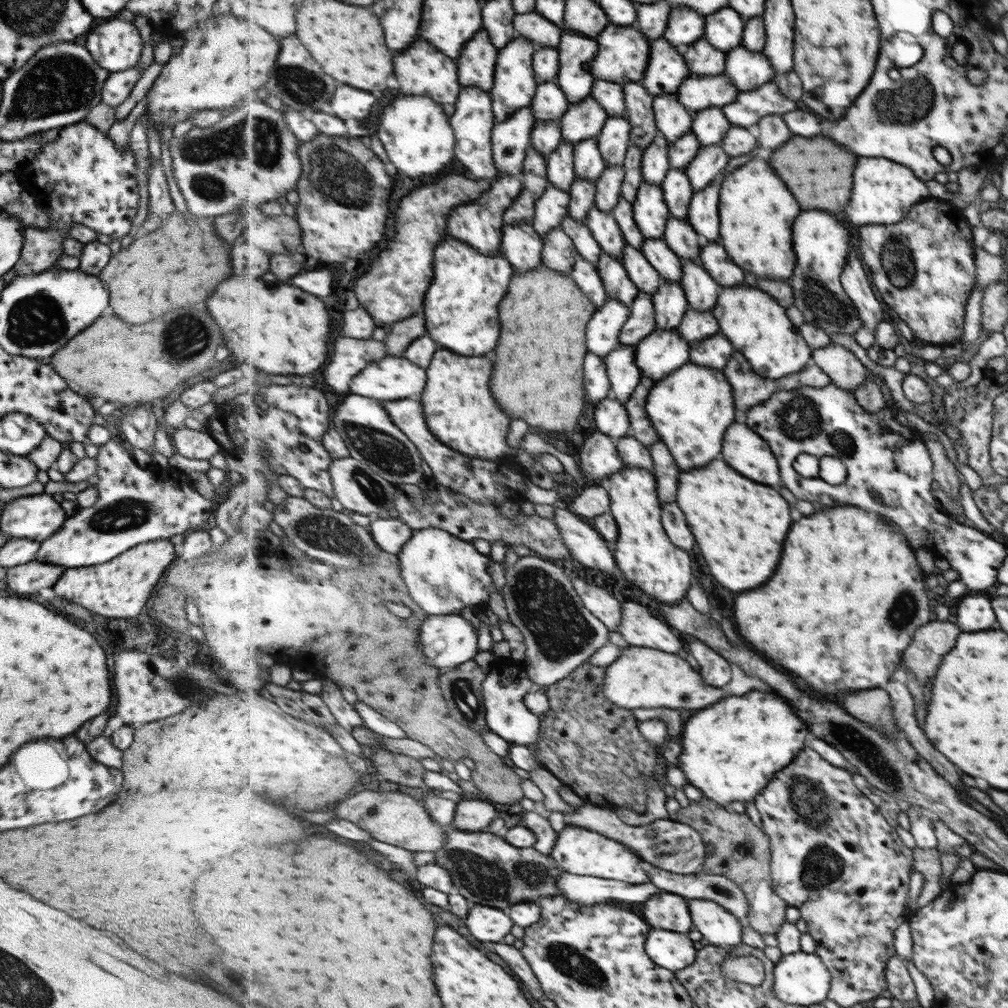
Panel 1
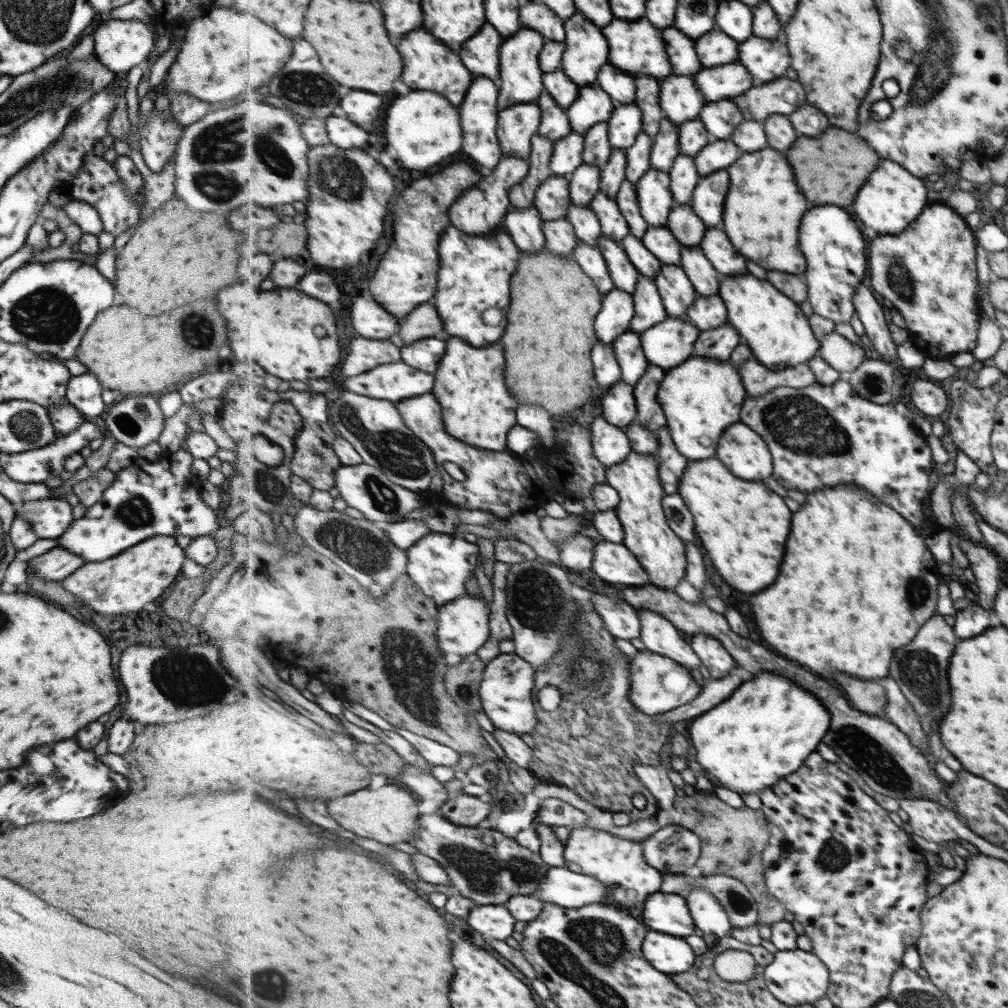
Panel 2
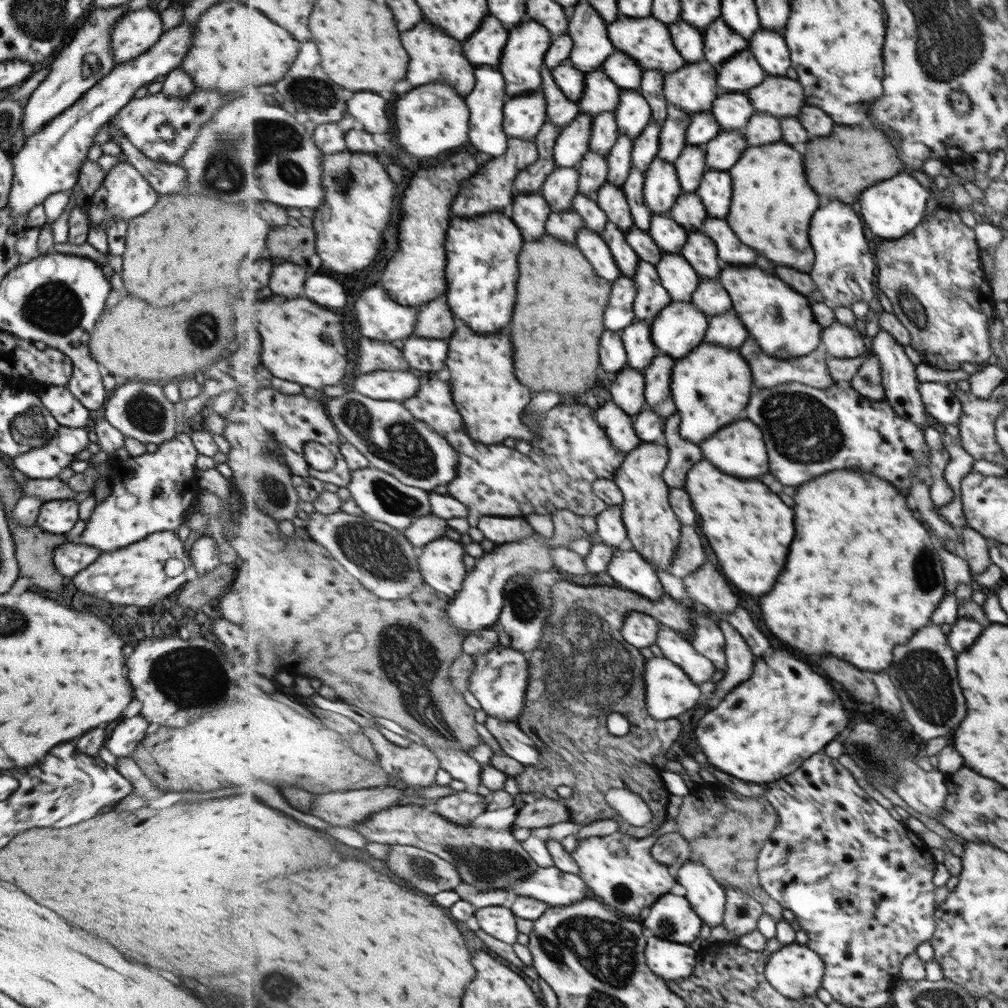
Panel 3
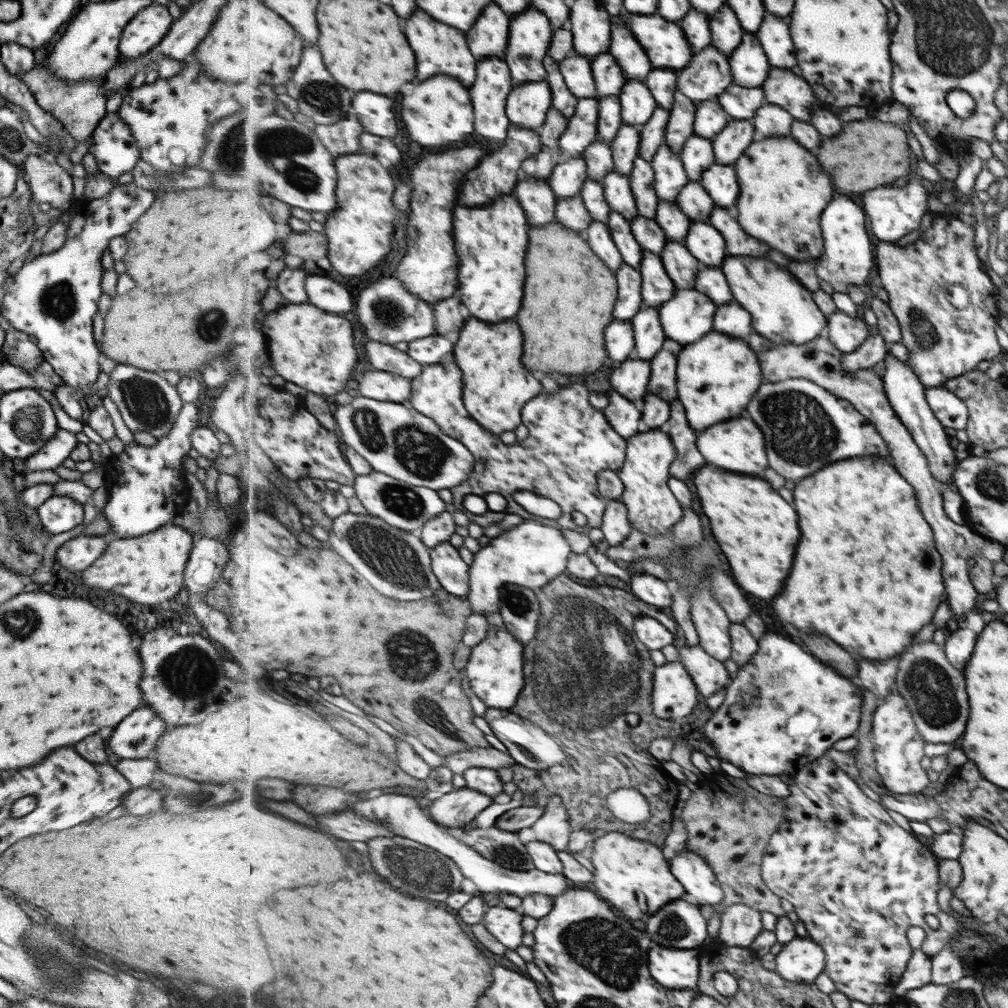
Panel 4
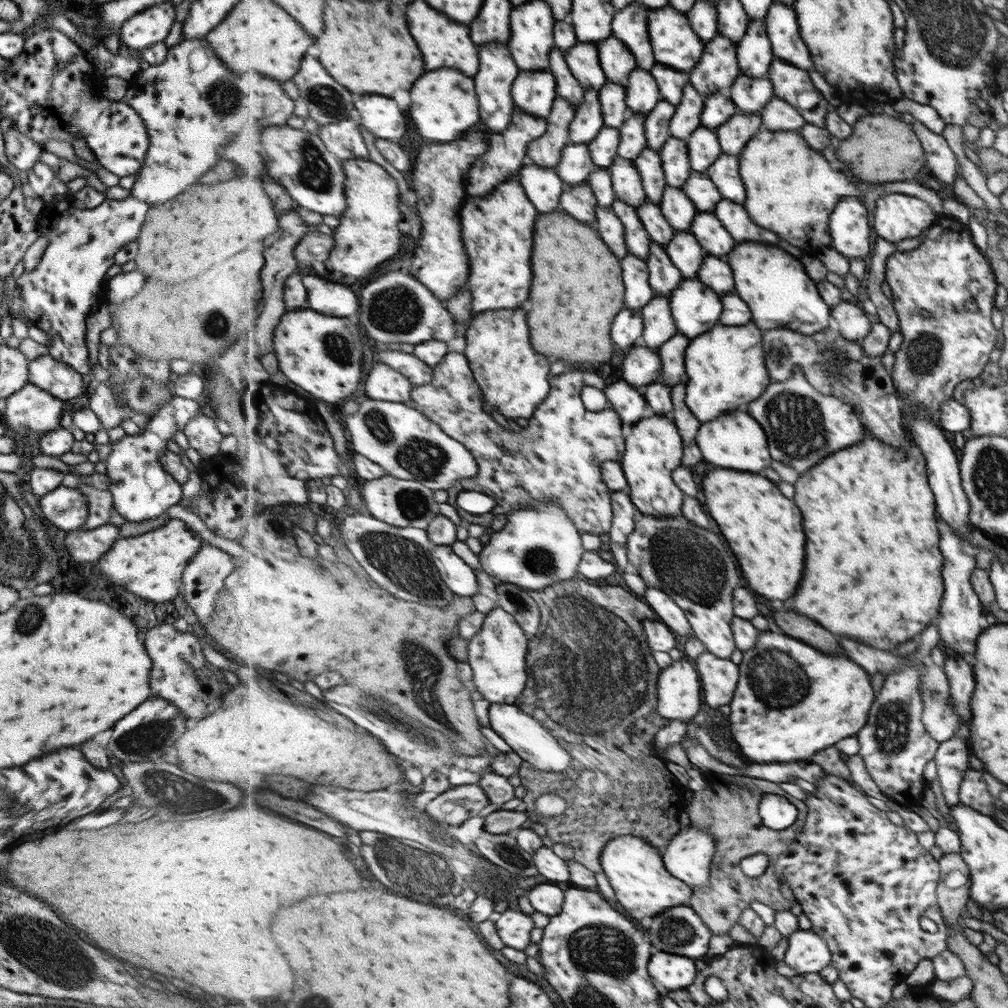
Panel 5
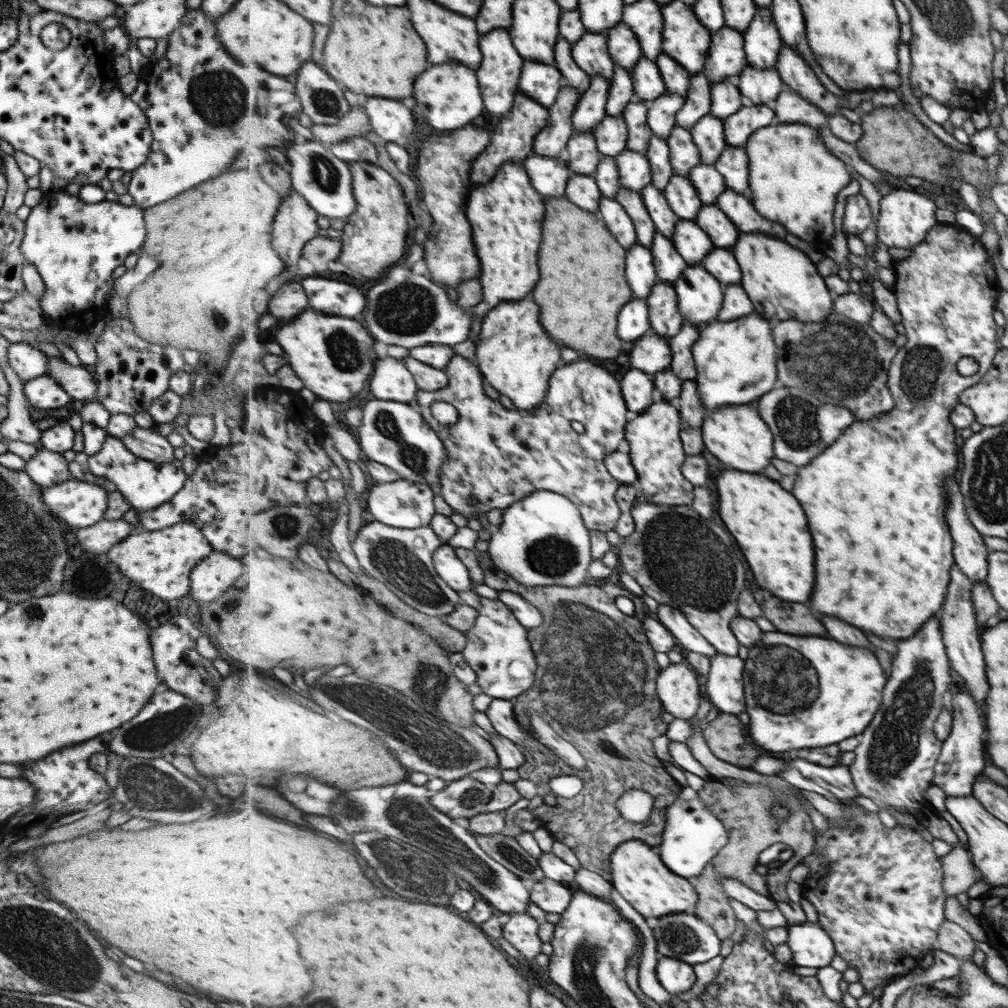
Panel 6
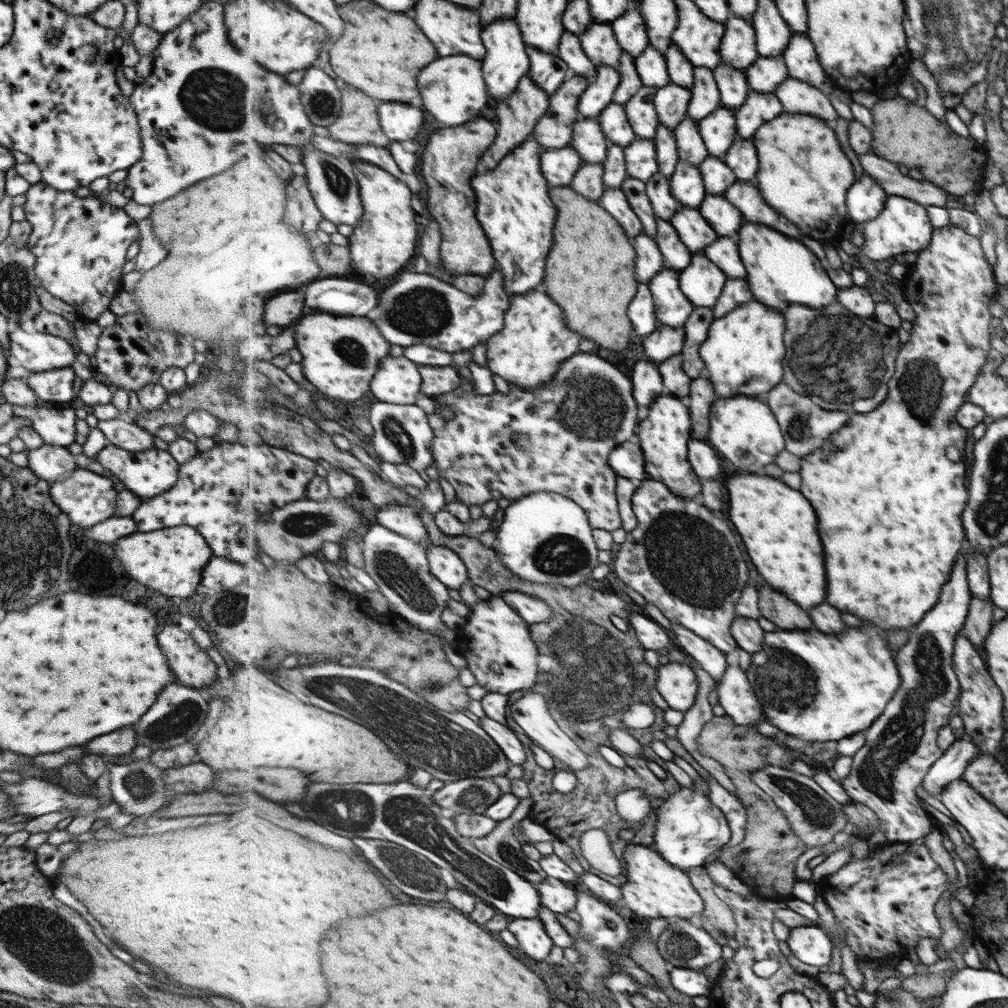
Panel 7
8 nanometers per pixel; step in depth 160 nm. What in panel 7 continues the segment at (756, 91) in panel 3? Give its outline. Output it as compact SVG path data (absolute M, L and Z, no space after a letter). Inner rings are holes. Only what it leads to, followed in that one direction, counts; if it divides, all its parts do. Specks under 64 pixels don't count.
M799 32L793 34L789 46L781 56L785 58L791 77L823 89L828 96L838 86L825 72L824 66L821 66L815 44L811 42L808 34L799 34Z

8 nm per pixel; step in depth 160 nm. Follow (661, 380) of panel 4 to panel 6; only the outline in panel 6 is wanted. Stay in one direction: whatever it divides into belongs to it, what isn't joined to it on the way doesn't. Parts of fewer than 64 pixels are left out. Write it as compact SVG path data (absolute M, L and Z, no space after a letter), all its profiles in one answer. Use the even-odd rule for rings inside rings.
M685 324L679 334L668 339L674 352L671 369L684 381L696 380L698 370L694 359L694 344L701 338L701 329L693 324Z

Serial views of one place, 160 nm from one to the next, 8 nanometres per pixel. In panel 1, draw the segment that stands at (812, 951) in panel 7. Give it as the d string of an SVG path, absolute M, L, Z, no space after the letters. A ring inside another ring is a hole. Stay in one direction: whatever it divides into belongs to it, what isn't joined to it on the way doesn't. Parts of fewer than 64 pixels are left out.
M815 953L783 955L776 964L774 991L781 1000L799 1006L823 1003L832 990L832 972Z

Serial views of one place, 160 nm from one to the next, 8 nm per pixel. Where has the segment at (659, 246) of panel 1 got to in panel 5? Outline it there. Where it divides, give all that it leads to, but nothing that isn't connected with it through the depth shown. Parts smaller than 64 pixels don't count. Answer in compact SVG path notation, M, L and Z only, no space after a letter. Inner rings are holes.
M668 188L661 200L661 210L667 222L678 231L689 231L699 212L682 188Z

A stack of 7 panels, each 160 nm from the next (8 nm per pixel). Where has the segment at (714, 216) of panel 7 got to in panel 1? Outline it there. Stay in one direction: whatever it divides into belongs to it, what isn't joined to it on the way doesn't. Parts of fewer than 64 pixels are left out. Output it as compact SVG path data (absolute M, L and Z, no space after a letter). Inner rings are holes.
M684 260L681 286L685 289L690 308L701 312L711 311L718 303L723 287L701 264Z

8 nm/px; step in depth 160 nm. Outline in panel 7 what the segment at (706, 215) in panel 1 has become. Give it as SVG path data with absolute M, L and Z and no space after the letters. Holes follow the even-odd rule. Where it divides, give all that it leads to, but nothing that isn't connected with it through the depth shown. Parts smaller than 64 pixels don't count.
M737 137L723 159L737 175L737 181L756 182L760 156L753 138Z

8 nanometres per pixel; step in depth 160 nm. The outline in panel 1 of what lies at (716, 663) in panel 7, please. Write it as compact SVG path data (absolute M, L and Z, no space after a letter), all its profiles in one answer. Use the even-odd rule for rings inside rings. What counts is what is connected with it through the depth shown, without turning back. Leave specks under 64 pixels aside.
M563 508L556 509L553 520L560 526L565 544L579 563L603 572L617 570L614 550L609 550L609 544L591 522Z

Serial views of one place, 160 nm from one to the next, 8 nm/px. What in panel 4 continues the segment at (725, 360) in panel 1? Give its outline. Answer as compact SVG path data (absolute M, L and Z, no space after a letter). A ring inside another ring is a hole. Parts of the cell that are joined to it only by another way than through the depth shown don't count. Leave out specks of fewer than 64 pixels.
M737 300L719 306L713 331L747 340L755 332L752 314Z

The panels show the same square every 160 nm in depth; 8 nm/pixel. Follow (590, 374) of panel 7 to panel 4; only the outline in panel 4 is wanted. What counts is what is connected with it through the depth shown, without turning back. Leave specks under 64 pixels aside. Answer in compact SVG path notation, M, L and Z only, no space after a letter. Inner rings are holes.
M453 355L439 364L424 368L425 372L412 382L412 398L408 405L429 418L435 418L434 421L445 434L456 437L476 457L476 468L472 476L455 488L448 488L451 503L470 523L486 528L499 522L504 513L519 514L523 519L535 518L515 502L515 492L529 490L550 498L561 508L560 517L549 520L540 518L542 523L561 530L570 528L581 534L587 534L593 528L601 528L609 500L600 493L598 478L604 470L617 471L624 466L628 440L615 430L603 410L589 404L587 384L577 382L561 386L561 390L545 392L537 396L537 400L529 401L524 413L529 436L517 444L508 445L497 433L489 432L468 411L464 403L464 372ZM491 492L502 494L508 500L508 507L503 512L487 510L485 514L473 514L464 509L464 496L485 496ZM573 512L584 514L586 524L575 524Z

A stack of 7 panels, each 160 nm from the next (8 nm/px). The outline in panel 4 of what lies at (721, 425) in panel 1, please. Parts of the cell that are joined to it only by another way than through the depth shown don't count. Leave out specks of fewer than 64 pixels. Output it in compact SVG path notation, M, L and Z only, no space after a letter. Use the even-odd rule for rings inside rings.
M717 331L684 347L679 355L677 374L678 399L684 404L689 424L693 424L695 430L737 418L749 406L764 378L760 360L749 342Z

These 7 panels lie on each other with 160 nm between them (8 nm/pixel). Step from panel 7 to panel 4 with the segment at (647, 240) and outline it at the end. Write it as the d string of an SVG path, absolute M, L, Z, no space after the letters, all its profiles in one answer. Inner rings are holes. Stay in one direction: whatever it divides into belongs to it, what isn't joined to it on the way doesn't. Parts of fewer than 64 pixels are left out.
M624 263L619 270L616 270L616 277L620 290L614 309L614 320L632 321L632 318L645 306L642 295L642 272Z

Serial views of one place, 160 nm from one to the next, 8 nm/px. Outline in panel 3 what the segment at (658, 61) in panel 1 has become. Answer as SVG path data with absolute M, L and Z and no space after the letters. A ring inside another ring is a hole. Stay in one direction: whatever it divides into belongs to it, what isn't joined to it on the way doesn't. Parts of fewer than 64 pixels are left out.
M681 18L670 25L673 40L677 40L677 48L681 48L681 54L686 62L696 63L706 59L705 35L703 29L697 25L689 24L689 21Z

